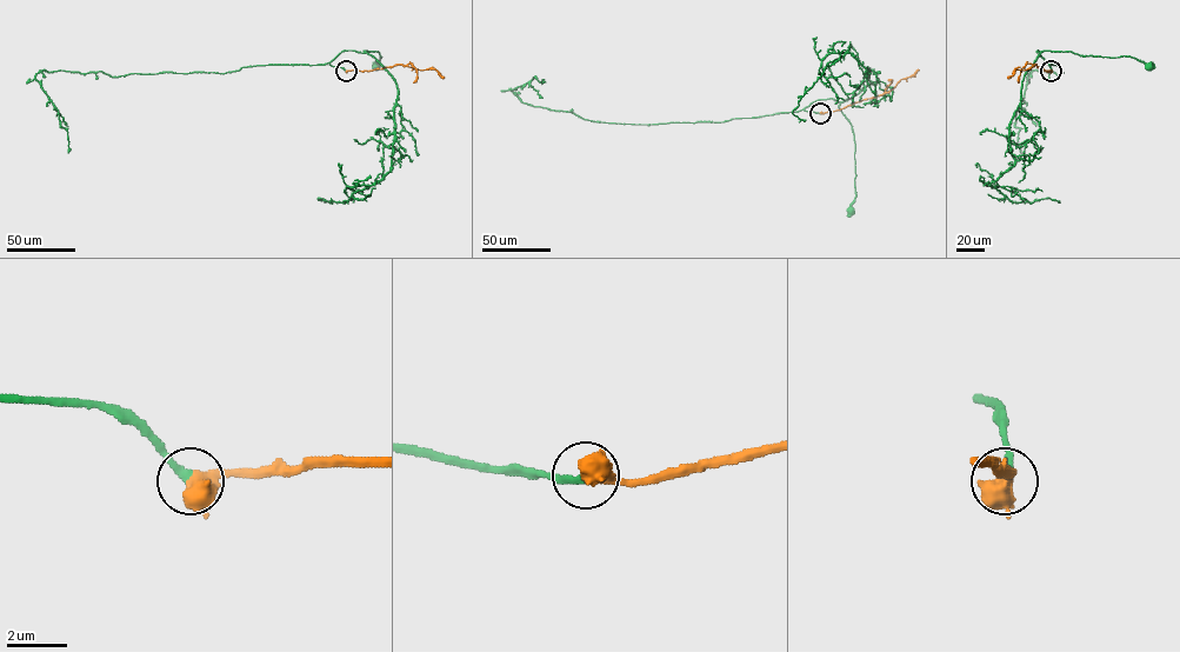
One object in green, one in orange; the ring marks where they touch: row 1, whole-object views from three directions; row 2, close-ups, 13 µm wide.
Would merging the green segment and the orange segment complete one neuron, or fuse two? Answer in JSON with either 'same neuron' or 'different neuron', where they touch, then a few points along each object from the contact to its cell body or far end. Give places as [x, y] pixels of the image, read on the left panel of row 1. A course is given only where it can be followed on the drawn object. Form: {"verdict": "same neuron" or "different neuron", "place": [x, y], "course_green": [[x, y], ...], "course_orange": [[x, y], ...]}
{"verdict": "same neuron", "place": [346, 71], "course_green": [[346, 71], [330, 64], [345, 51], [378, 51], [381, 58], [375, 67]], "course_orange": [[346, 71], [401, 64], [420, 70], [434, 68], [444, 78]]}

